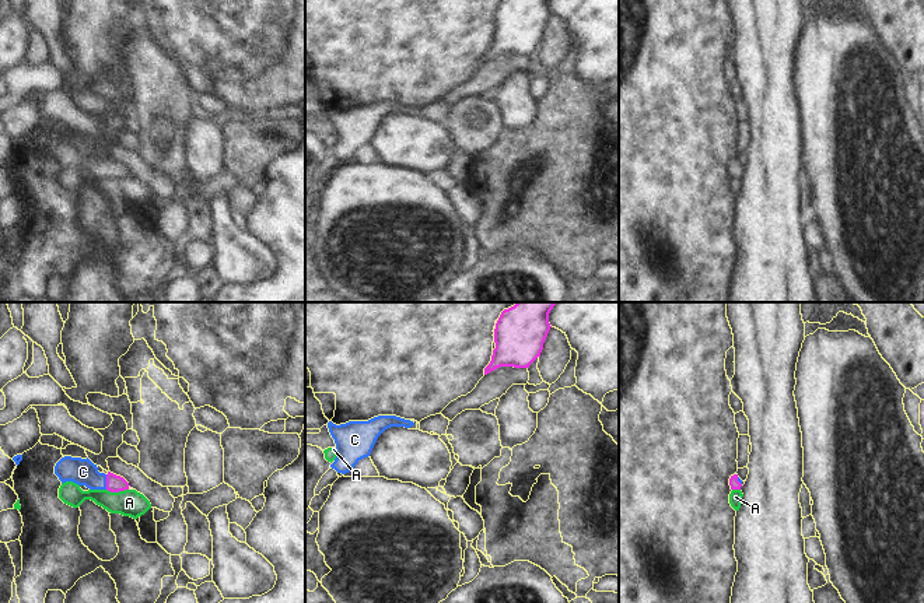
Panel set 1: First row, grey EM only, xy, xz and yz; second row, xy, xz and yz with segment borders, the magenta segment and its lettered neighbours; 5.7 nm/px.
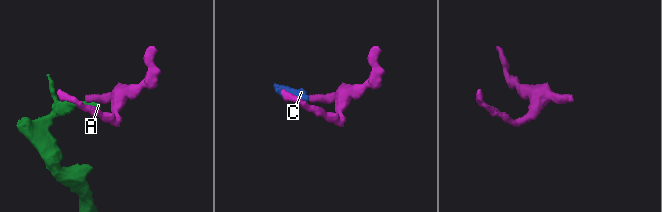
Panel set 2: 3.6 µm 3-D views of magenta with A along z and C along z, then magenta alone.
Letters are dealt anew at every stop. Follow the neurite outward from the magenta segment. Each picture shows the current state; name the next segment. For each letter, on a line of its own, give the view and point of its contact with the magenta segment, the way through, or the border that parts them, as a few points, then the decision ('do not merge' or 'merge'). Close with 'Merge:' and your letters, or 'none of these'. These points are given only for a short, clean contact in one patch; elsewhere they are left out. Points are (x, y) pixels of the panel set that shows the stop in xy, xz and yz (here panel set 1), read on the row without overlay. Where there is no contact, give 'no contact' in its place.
A: xy (118, 178) | along xy (107, 175), (111, 178), (128, 176) | do not merge
C: xy (107, 168) | across xy (115, 169), (107, 168), (94, 167), (83, 158) | merge
Merge: C

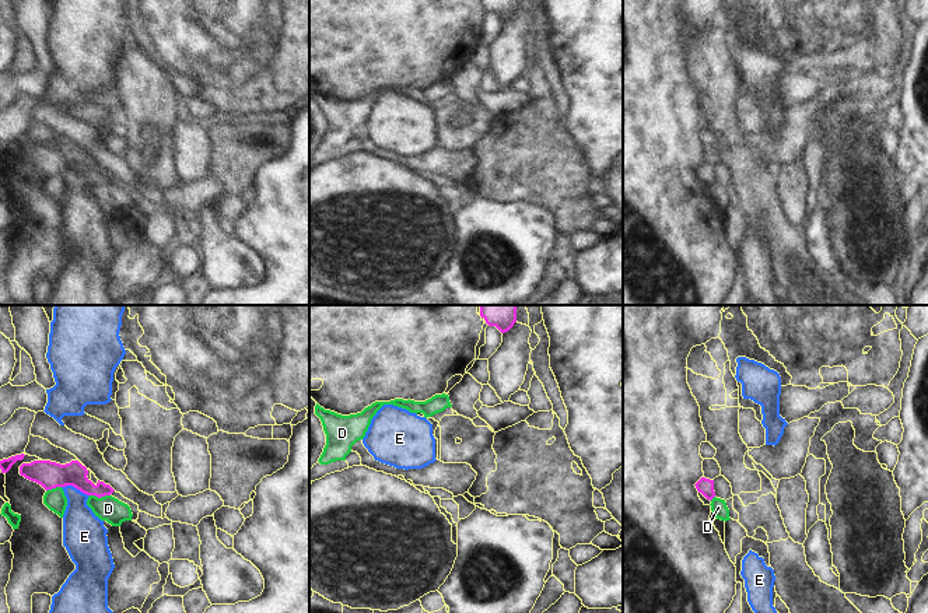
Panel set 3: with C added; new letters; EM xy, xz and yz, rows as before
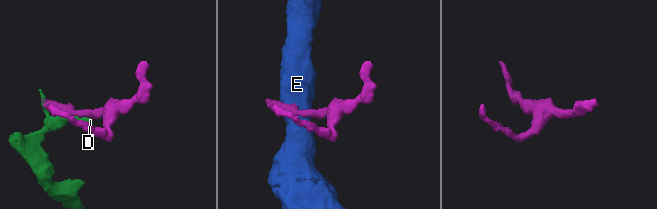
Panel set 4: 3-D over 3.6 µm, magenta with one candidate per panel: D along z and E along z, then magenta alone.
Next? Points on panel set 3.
D: xy (100, 184) | along xy (90, 181), (98, 184), (109, 182) | do not merge
E: xy (76, 174) | along xy (62, 172), (74, 172), (88, 182) | do not merge
Merge: none of these

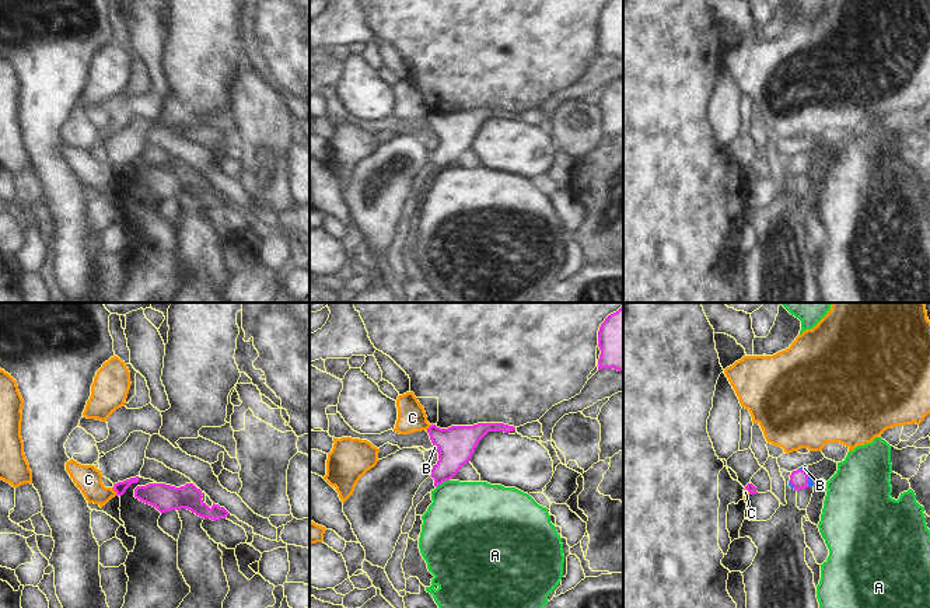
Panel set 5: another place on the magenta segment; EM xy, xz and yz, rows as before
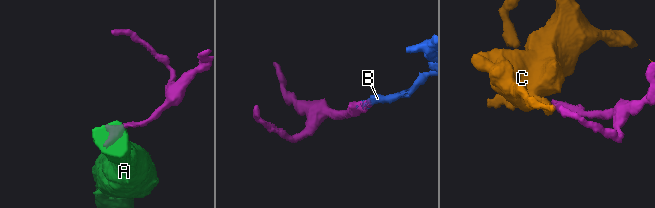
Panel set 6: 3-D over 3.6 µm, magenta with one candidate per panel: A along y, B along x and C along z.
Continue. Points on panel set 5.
A: xz (441, 168) | along xz (448, 166), (436, 174) | do not merge
B: yz (807, 163) | across yz (799, 166), (807, 163), (804, 154) | merge
C: xy (115, 177) | along xy (112, 174), (116, 181) | do not merge
Merge: B

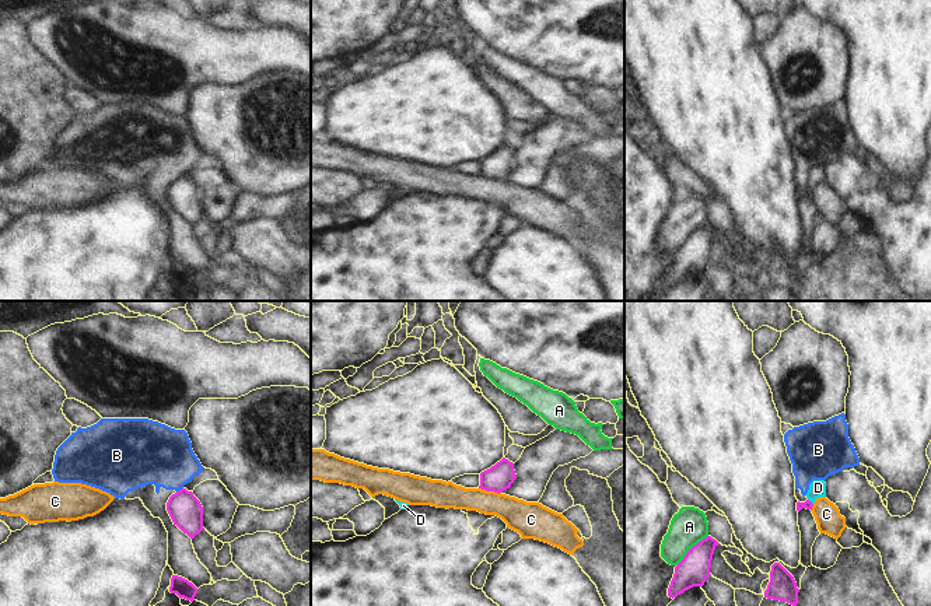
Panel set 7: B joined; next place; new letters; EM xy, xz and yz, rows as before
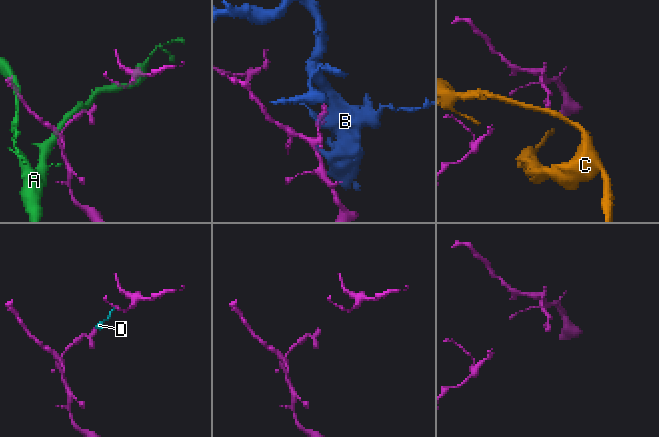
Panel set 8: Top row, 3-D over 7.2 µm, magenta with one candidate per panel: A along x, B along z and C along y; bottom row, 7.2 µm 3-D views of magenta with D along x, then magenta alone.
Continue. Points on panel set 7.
A: yz (690, 235) | do not merge
B: xy (179, 177) | along xy (182, 174), (177, 179) | do not merge
C: xz (490, 177) | along xz (479, 174), (500, 179) | do not merge
D: yz (809, 188) | across yz (808, 191), (809, 188), (818, 174) | merge
Merge: D

